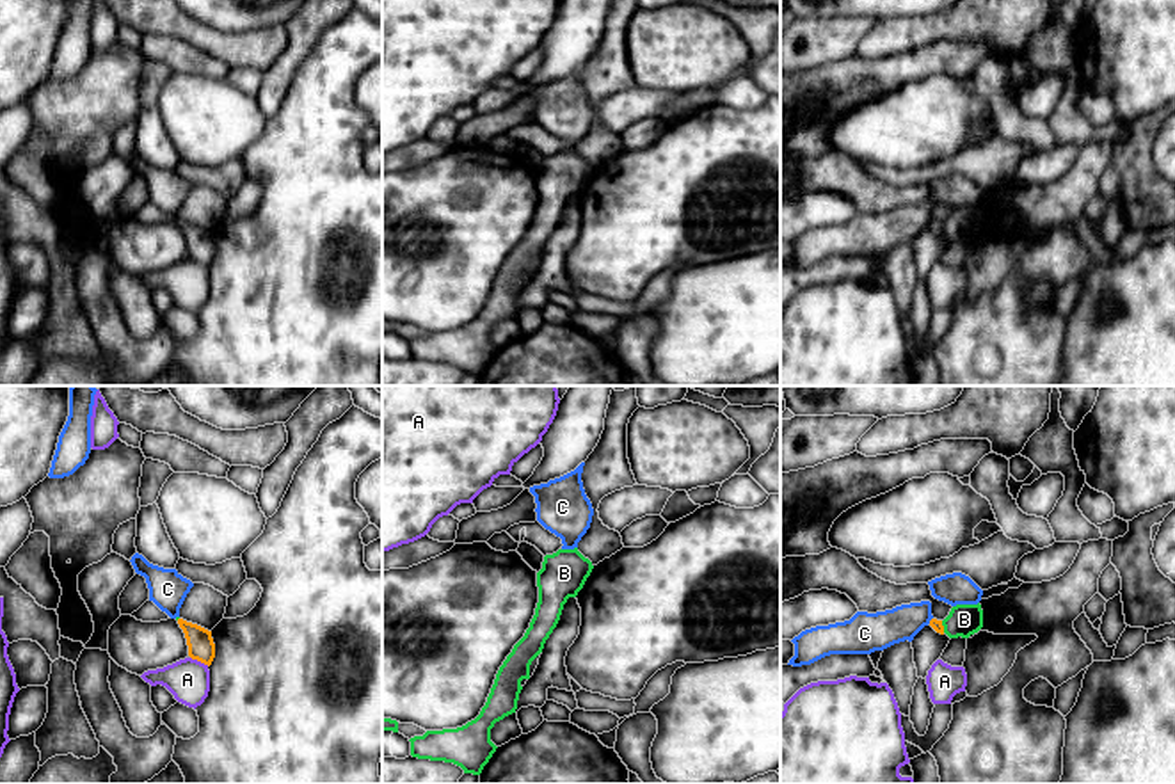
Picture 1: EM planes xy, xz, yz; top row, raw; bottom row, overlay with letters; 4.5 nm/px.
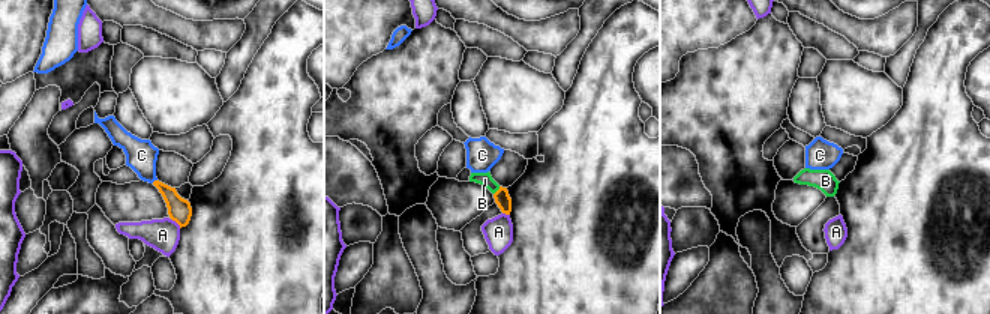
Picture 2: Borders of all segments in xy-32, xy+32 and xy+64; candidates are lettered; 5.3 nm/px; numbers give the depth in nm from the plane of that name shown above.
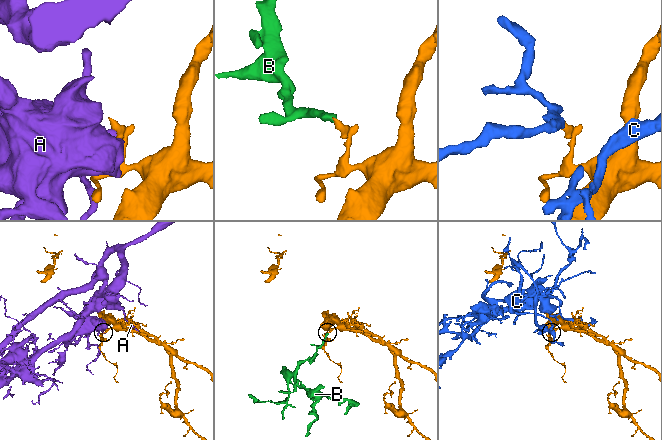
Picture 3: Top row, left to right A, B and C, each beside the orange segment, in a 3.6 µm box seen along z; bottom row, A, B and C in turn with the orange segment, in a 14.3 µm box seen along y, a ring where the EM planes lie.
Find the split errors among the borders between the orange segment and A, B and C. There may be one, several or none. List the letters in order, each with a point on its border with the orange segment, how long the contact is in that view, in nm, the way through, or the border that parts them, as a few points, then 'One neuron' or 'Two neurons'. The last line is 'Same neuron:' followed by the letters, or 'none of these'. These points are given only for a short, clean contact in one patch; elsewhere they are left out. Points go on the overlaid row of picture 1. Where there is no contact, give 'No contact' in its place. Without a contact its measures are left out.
A: Touches orange at xy (199, 660). Shared border 100 nm. Two neurons
B: Touches orange at yz (943, 626). Shared border 60 nm. Boundary: yz (941, 621), (944, 632). Two neurons
C: Touches orange at yz (930, 621). Shared border 40 nm. Two neurons
Same neuron: none of these

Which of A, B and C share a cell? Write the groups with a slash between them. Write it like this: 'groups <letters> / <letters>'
groups A / B / C

